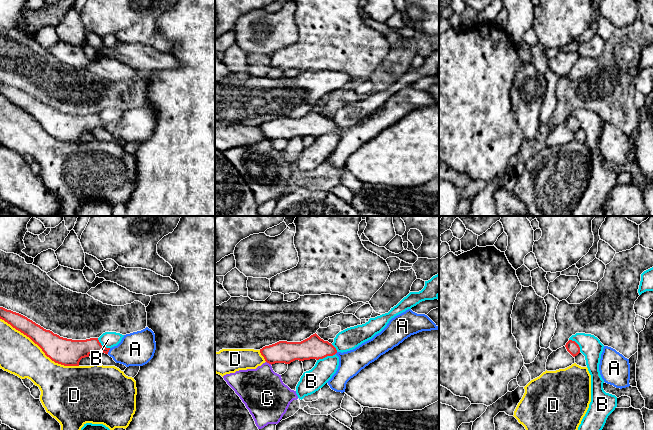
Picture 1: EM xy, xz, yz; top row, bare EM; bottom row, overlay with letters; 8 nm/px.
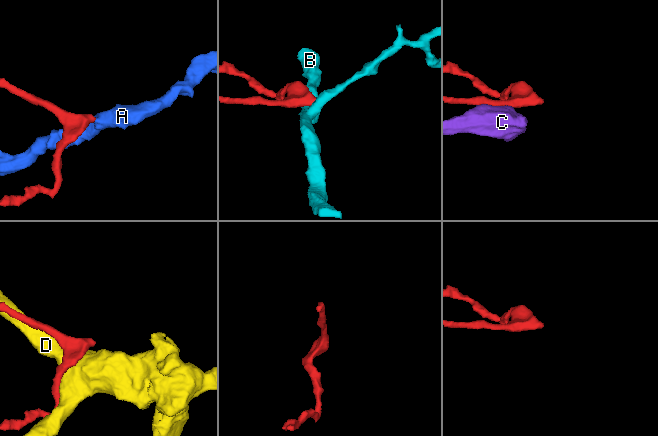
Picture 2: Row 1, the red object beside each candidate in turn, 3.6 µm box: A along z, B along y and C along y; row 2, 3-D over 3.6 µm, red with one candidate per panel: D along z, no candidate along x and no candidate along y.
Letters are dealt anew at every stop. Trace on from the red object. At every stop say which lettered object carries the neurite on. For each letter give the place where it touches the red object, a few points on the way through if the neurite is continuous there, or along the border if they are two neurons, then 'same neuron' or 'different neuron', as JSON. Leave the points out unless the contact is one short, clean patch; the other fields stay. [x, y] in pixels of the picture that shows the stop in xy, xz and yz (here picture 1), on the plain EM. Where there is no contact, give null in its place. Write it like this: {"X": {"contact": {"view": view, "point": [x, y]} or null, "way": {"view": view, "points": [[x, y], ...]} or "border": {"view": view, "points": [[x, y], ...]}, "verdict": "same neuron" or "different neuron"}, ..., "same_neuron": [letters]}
{"A": {"contact": {"view": "xy", "point": [108, 127]}, "way": {"view": "xy", "points": [[77, 125], [100, 124], [108, 127], [132, 127], [135, 125]]}, "verdict": "same neuron"}, "B": {"contact": {"view": "xz", "point": [326, 132]}, "border": {"view": "xz", "points": [[335, 129], [317, 136]]}, "verdict": "different neuron"}, "C": {"contact": {"view": "xz", "point": [269, 139]}, "verdict": "different neuron"}, "D": {"contact": {"view": "xy", "point": [40, 123]}, "verdict": "different neuron"}, "same_neuron": ["A"]}

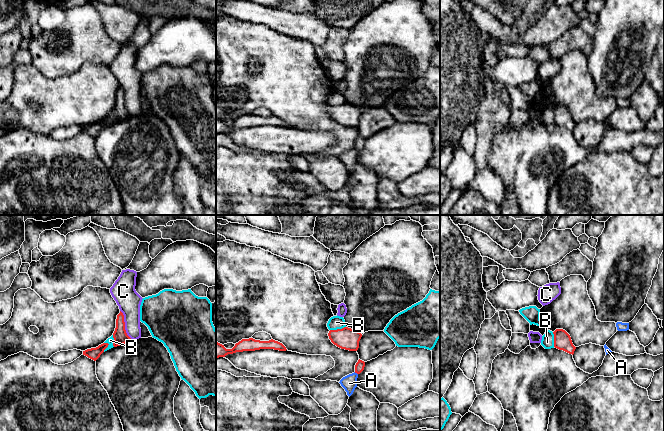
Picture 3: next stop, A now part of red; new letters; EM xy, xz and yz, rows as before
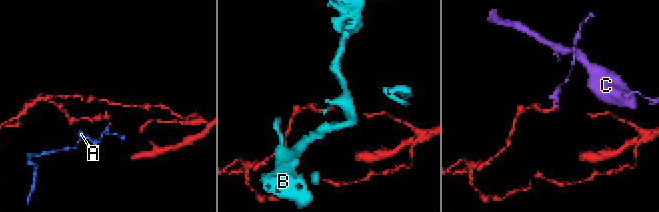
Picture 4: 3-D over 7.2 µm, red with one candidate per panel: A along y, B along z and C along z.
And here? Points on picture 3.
{"A": {"contact": {"view": "xz", "point": [356, 148]}, "border": {"view": "xz", "points": [[354, 148], [357, 150]]}, "verdict": "different neuron"}, "B": {"contact": {"view": "xz", "point": [337, 105]}, "border": {"view": "xz", "points": [[345, 102], [330, 106]]}, "verdict": "different neuron"}, "C": {"contact": {"view": "xy", "point": [124, 101]}, "border": {"view": "xy", "points": [[120, 86], [123, 91], [125, 108], [131, 115]]}, "verdict": "different neuron"}, "same_neuron": []}

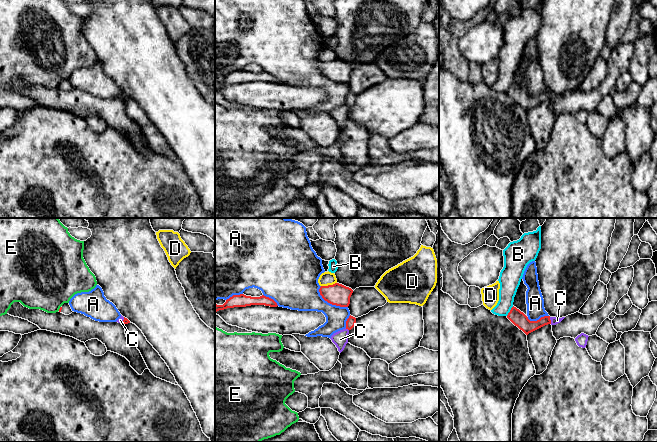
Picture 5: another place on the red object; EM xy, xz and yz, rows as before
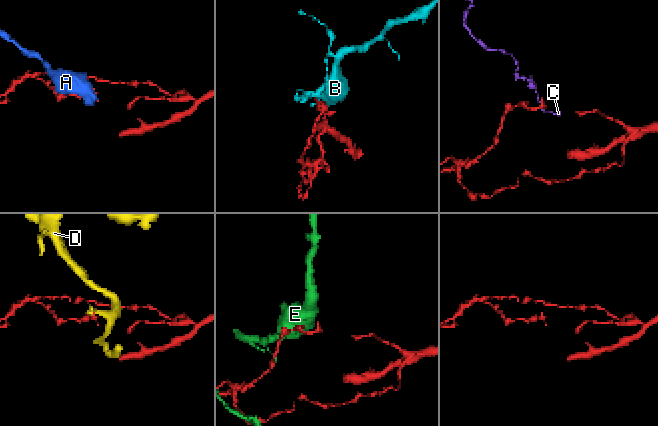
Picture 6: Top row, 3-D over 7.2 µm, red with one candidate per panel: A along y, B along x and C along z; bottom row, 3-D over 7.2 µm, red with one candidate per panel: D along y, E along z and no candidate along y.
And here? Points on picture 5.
{"A": {"contact": {"view": "xz", "point": [330, 79]}, "verdict": "different neuron"}, "B": {"contact": {"view": "yz", "point": [510, 87]}, "border": {"view": "yz", "points": [[513, 82], [506, 91]]}, "verdict": "different neuron"}, "C": {"contact": {"view": "yz", "point": [550, 96]}, "border": {"view": "yz", "points": [[549, 93], [551, 99]]}, "verdict": "different neuron"}, "D": {"contact": {"view": "xz", "point": [328, 61]}, "border": {"view": "xz", "points": [[336, 58], [321, 62]]}, "verdict": "different neuron"}, "E": {"contact": {"view": "xy", "point": [60, 84]}, "verdict": "different neuron"}, "same_neuron": []}

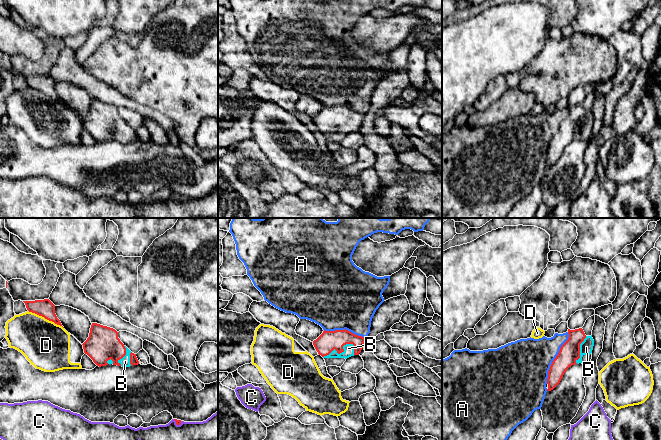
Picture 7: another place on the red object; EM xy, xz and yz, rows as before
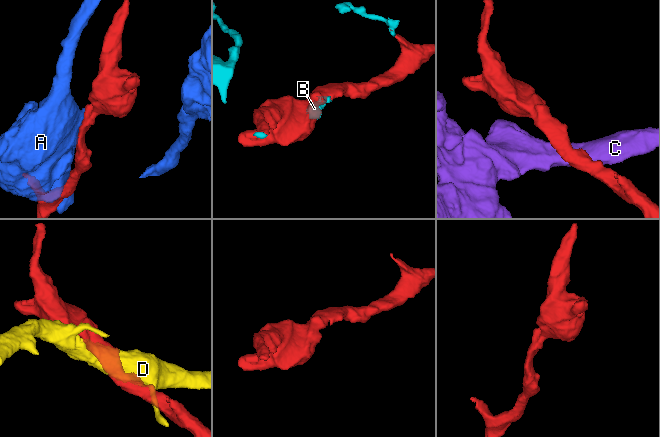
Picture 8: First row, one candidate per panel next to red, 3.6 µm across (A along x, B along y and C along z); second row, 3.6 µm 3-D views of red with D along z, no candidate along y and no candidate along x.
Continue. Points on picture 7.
{"A": {"contact": {"view": "yz", "point": [555, 134]}, "verdict": "different neuron"}, "B": {"contact": {"view": "xz", "point": [340, 128]}, "verdict": "same neuron"}, "C": {"contact": {"view": "xy", "point": [177, 200]}, "border": {"view": "xy", "points": [[173, 195], [177, 200], [181, 199]]}, "verdict": "different neuron"}, "D": {"contact": {"view": "xy", "point": [46, 94]}, "verdict": "different neuron"}, "same_neuron": ["B"]}

